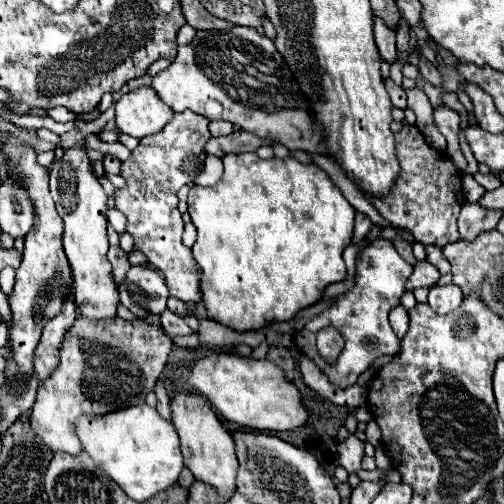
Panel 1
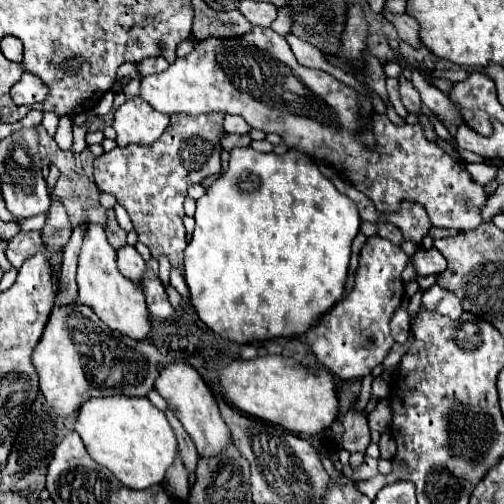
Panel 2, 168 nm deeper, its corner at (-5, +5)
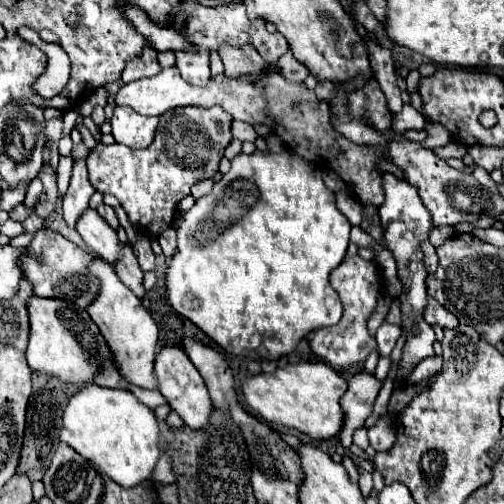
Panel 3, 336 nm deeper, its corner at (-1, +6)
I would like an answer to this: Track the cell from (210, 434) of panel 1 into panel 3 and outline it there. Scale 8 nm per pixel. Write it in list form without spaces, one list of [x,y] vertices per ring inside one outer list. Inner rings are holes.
[[[162,348],[154,362],[154,374],[158,378],[158,392],[166,398],[168,406],[174,412],[178,412],[178,416],[184,420],[188,428],[202,430],[210,422],[212,402],[206,384],[202,382],[202,376],[198,374],[196,366],[190,362],[186,352],[182,348]]]

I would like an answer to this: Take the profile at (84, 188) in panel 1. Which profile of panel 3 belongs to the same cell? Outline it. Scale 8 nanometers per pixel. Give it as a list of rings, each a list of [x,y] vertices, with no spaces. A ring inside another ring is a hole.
[[[92,256],[92,262],[88,264],[88,274],[98,278],[100,288],[94,302],[88,306],[90,318],[96,322],[96,326],[102,330],[102,336],[114,350],[114,358],[118,358],[118,366],[122,366],[120,374],[140,388],[156,388],[154,378],[154,358],[156,358],[156,342],[158,342],[158,326],[150,312],[142,306],[140,298],[122,284],[112,264],[104,262],[100,256]]]

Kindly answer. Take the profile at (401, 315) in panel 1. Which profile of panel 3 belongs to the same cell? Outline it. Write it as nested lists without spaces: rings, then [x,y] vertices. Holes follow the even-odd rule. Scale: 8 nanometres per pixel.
[[[382,322],[382,326],[376,332],[376,342],[378,342],[380,356],[390,356],[390,352],[394,350],[396,340],[400,338],[400,334],[402,334],[400,326],[390,324],[390,322]]]

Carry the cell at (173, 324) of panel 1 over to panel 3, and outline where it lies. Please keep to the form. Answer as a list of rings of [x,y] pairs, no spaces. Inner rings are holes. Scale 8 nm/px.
[[[124,246],[124,254],[122,258],[116,262],[114,266],[118,270],[118,276],[124,280],[124,284],[138,296],[138,298],[144,298],[146,296],[146,288],[142,284],[142,278],[144,278],[144,272],[132,252],[130,246]]]

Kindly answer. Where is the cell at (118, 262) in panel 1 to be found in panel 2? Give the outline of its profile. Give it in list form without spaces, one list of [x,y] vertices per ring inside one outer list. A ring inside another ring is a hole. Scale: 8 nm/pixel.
[[[114,209],[106,211],[106,217],[108,217],[108,221],[106,221],[104,229],[106,229],[106,237],[108,237],[110,245],[116,247],[116,249],[118,249],[118,247],[124,247],[124,245],[126,245],[126,231],[118,225],[116,215],[114,215]]]

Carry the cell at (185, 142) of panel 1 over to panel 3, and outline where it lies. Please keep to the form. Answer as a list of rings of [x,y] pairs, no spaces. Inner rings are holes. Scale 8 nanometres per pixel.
[[[188,106],[182,110],[168,110],[160,116],[156,138],[148,148],[134,150],[118,142],[112,146],[98,144],[86,160],[90,184],[104,196],[116,196],[126,210],[128,220],[140,232],[156,240],[166,228],[172,226],[178,202],[190,194],[192,184],[202,178],[212,178],[218,172],[224,148],[232,140],[230,122],[230,114],[220,106]]]

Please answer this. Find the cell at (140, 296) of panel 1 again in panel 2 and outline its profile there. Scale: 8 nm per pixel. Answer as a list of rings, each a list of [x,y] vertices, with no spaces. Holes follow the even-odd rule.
[[[126,245],[122,249],[116,251],[116,261],[118,261],[118,269],[124,277],[132,279],[136,285],[140,285],[142,281],[142,275],[146,271],[146,263],[144,259],[140,257],[140,253],[132,247],[132,245]]]

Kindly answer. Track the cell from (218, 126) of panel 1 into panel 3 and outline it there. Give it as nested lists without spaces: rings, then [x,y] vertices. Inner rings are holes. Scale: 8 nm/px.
[[[234,120],[232,122],[232,138],[238,138],[240,142],[246,142],[246,140],[254,142],[256,140],[256,130],[250,124],[246,124],[246,122]]]

